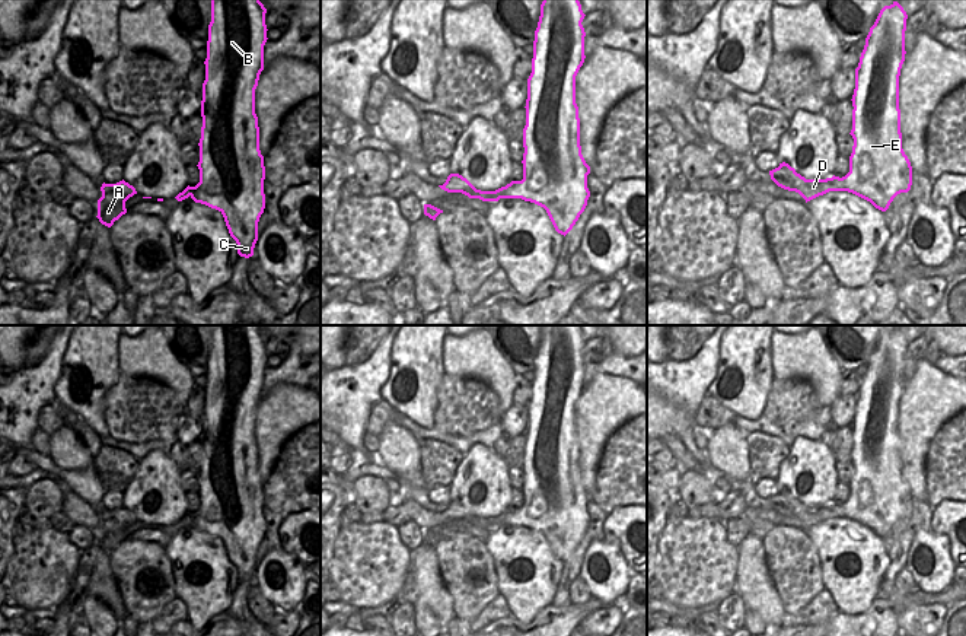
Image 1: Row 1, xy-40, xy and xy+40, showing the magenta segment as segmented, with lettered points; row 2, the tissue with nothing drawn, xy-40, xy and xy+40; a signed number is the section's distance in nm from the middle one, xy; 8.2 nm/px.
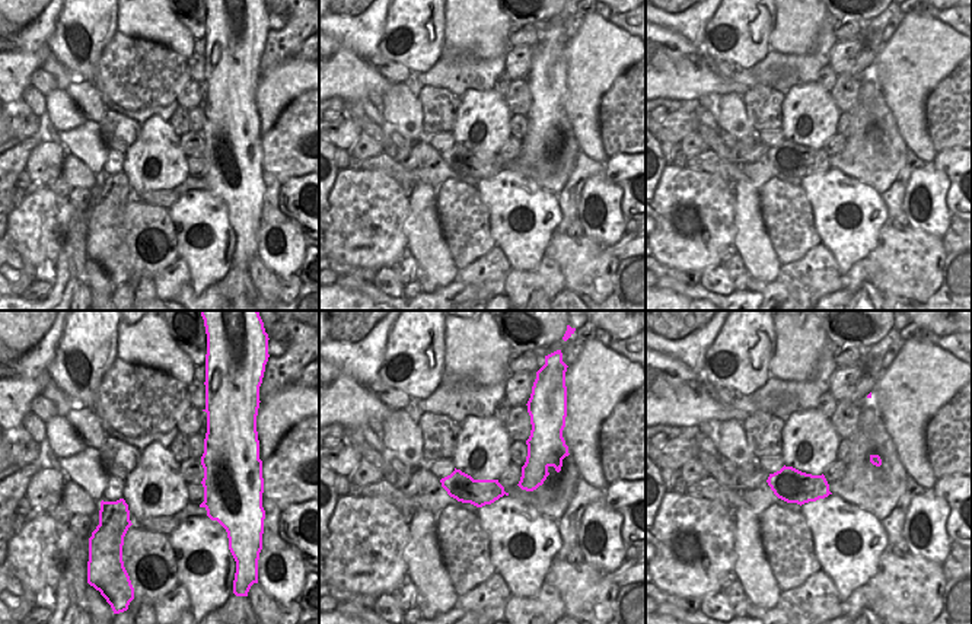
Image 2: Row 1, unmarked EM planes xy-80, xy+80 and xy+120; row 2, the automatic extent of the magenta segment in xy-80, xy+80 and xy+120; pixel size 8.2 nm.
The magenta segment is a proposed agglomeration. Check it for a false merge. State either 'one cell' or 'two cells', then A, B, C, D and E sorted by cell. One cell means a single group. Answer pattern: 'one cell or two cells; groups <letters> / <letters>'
two cells; groups A D / B C E

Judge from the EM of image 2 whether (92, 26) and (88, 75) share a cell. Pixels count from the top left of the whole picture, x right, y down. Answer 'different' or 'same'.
same

